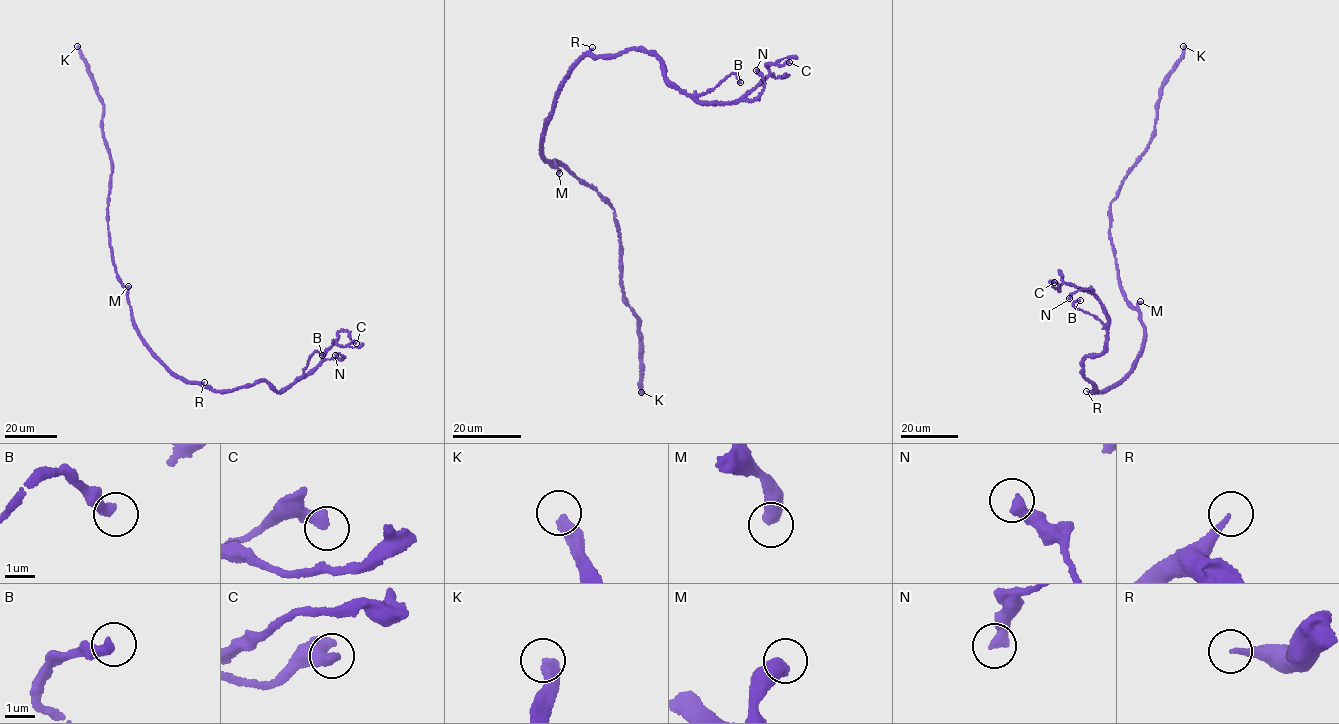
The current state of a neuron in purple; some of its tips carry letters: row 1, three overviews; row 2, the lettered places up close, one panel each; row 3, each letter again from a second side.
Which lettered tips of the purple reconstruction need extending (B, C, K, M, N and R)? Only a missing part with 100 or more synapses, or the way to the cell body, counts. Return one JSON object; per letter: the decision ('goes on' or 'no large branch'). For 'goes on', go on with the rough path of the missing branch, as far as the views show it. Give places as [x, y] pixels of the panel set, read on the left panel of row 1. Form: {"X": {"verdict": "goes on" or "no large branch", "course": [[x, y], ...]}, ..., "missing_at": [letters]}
{"B": {"verdict": "no large branch"}, "C": {"verdict": "no large branch"}, "K": {"verdict": "no large branch"}, "M": {"verdict": "no large branch"}, "N": {"verdict": "no large branch"}, "R": {"verdict": "goes on", "course": [[204, 382], [215, 365], [213, 326], [230, 300], [222, 271], [213, 259], [211, 262], [212, 254]]}, "missing_at": ["R"]}

